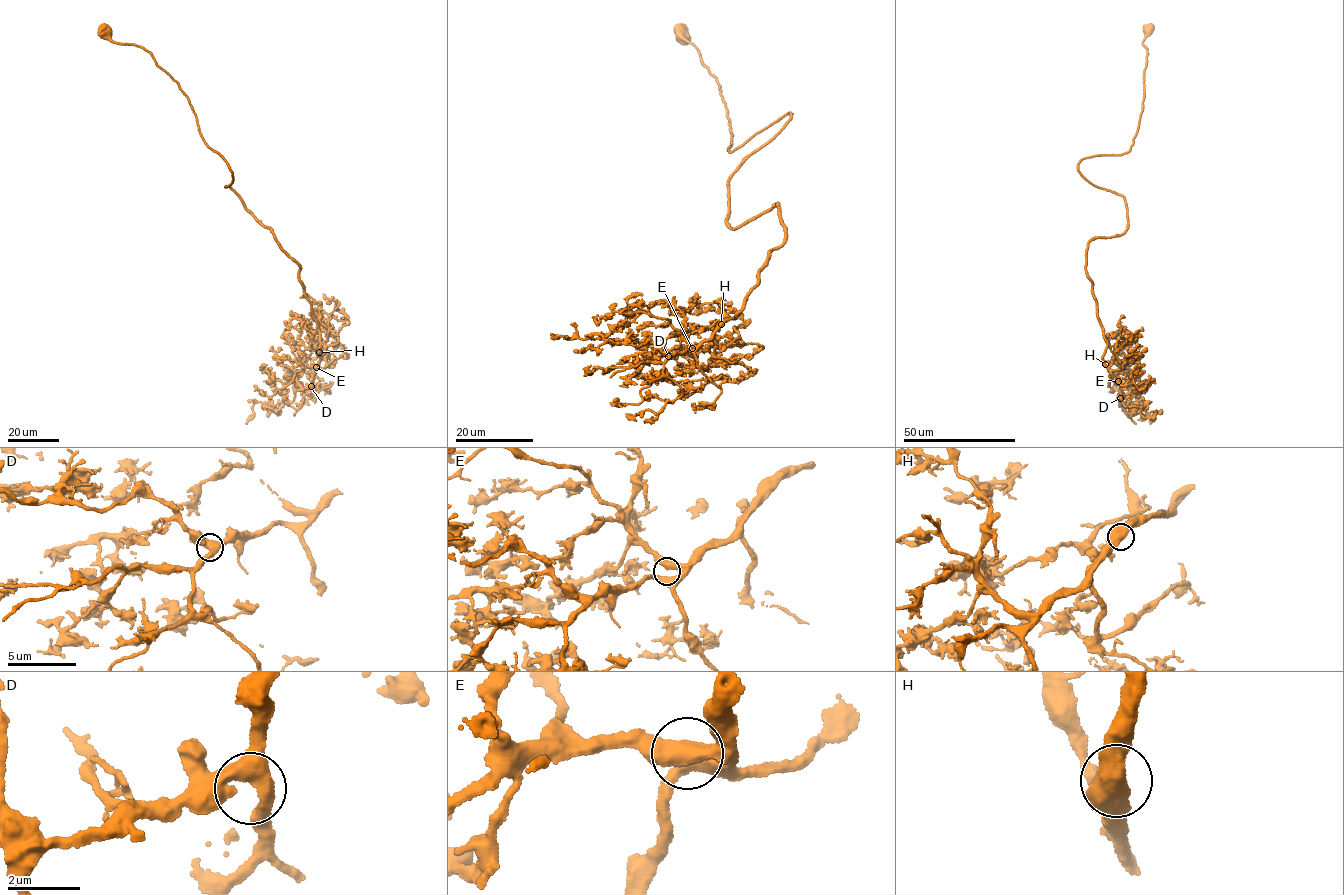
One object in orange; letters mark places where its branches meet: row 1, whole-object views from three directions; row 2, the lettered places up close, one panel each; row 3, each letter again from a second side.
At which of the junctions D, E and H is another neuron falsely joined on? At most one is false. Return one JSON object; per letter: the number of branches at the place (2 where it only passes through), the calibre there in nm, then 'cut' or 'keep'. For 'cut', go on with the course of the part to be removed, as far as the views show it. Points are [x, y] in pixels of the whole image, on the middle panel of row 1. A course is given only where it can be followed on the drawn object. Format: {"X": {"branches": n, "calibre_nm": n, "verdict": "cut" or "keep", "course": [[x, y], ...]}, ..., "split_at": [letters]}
{"D": {"branches": 3, "calibre_nm": 440, "verdict": "keep"}, "E": {"branches": 2, "calibre_nm": 460, "verdict": "keep"}, "H": {"branches": 2, "calibre_nm": 650, "verdict": "keep"}, "split_at": []}

